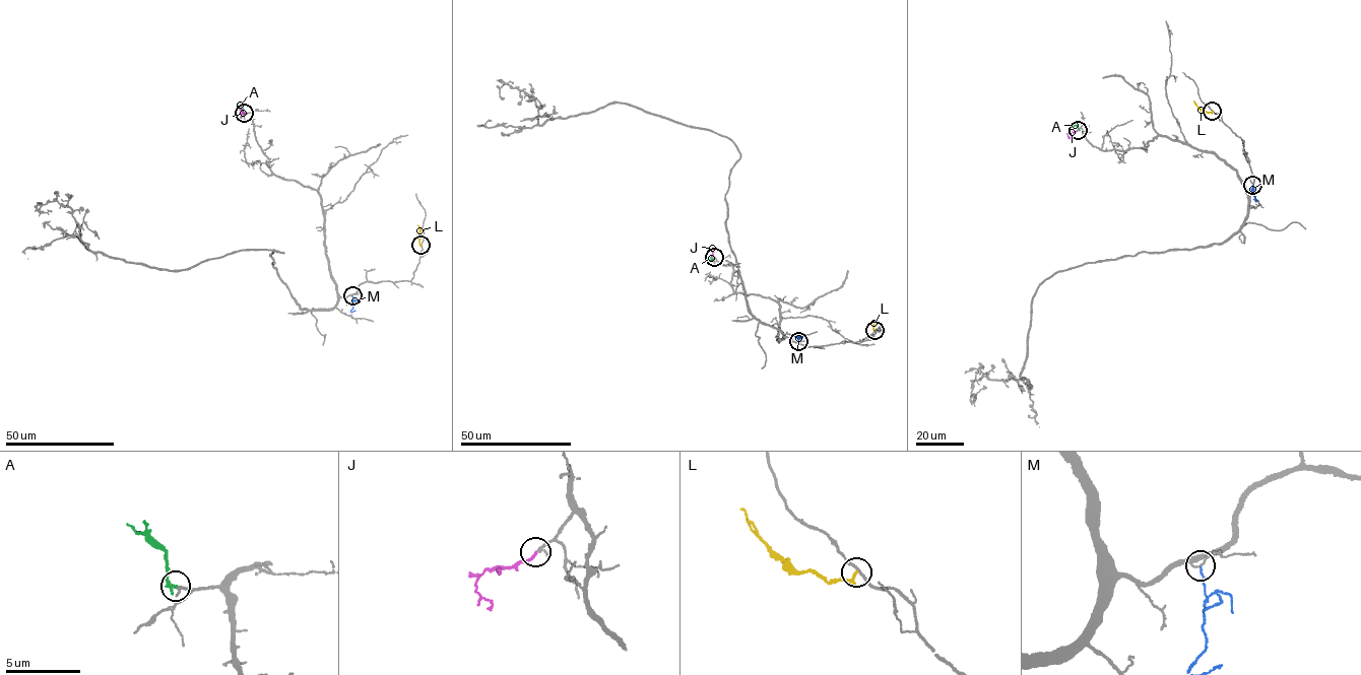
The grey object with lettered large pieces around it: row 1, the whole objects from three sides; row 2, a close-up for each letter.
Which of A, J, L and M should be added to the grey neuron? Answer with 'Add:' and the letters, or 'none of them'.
Add: J

